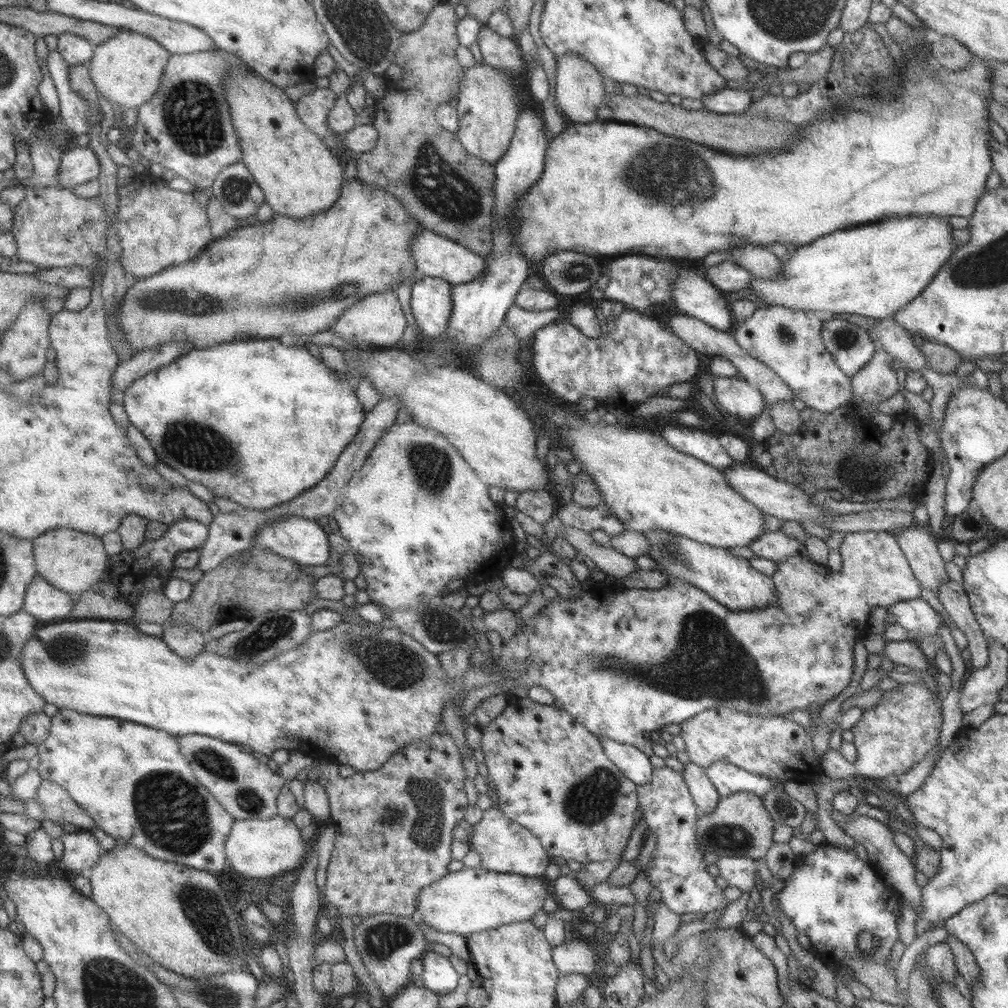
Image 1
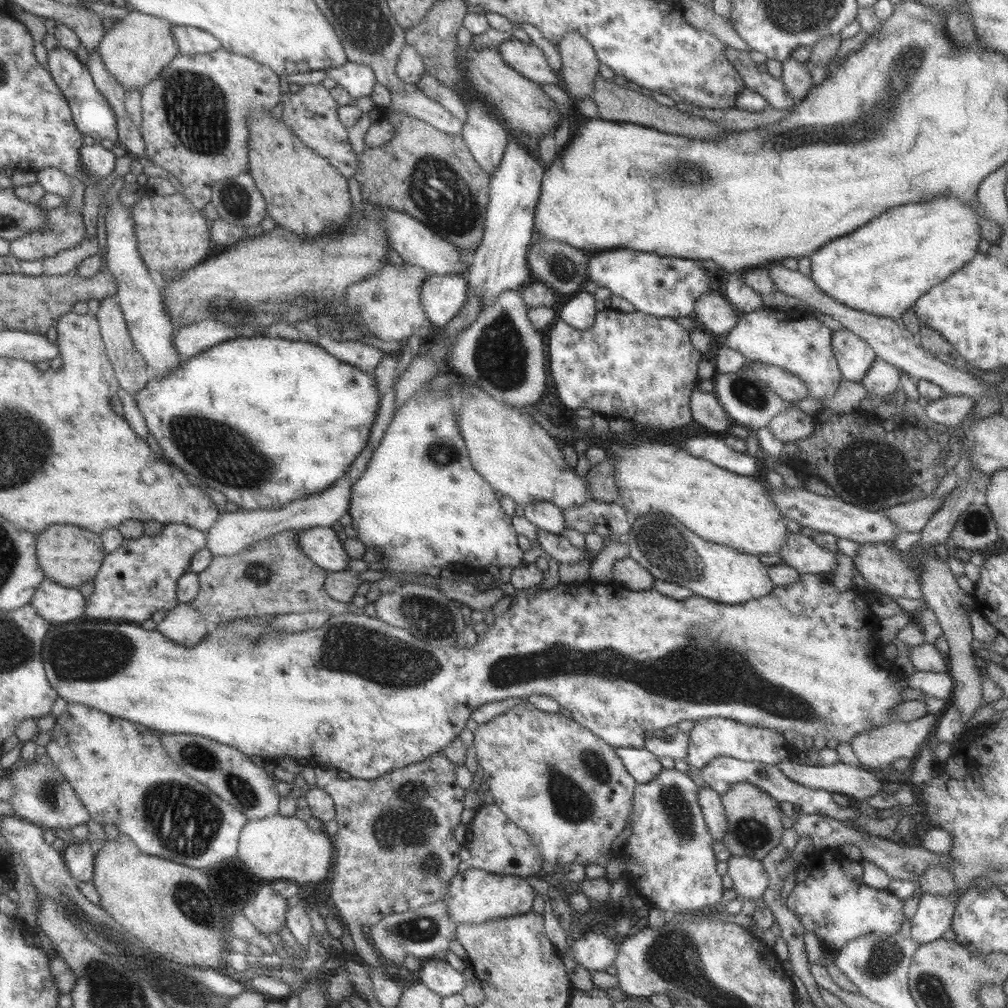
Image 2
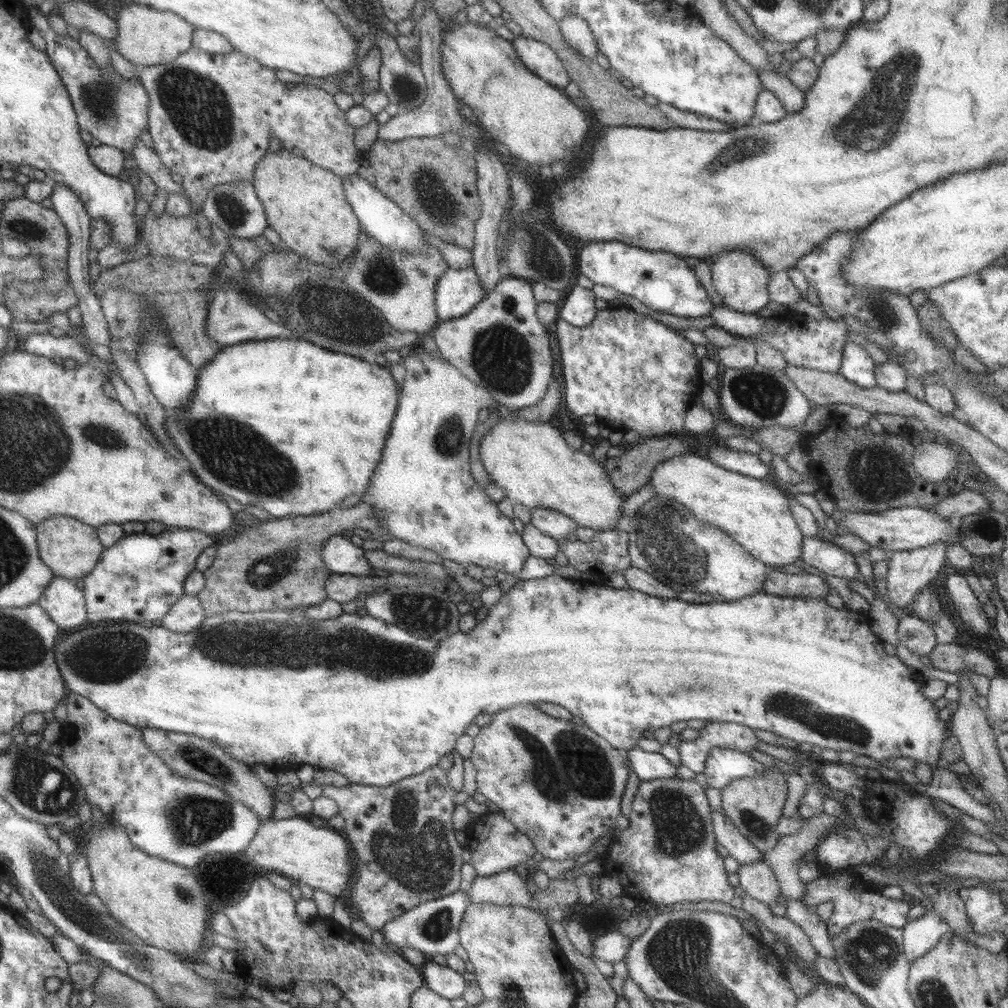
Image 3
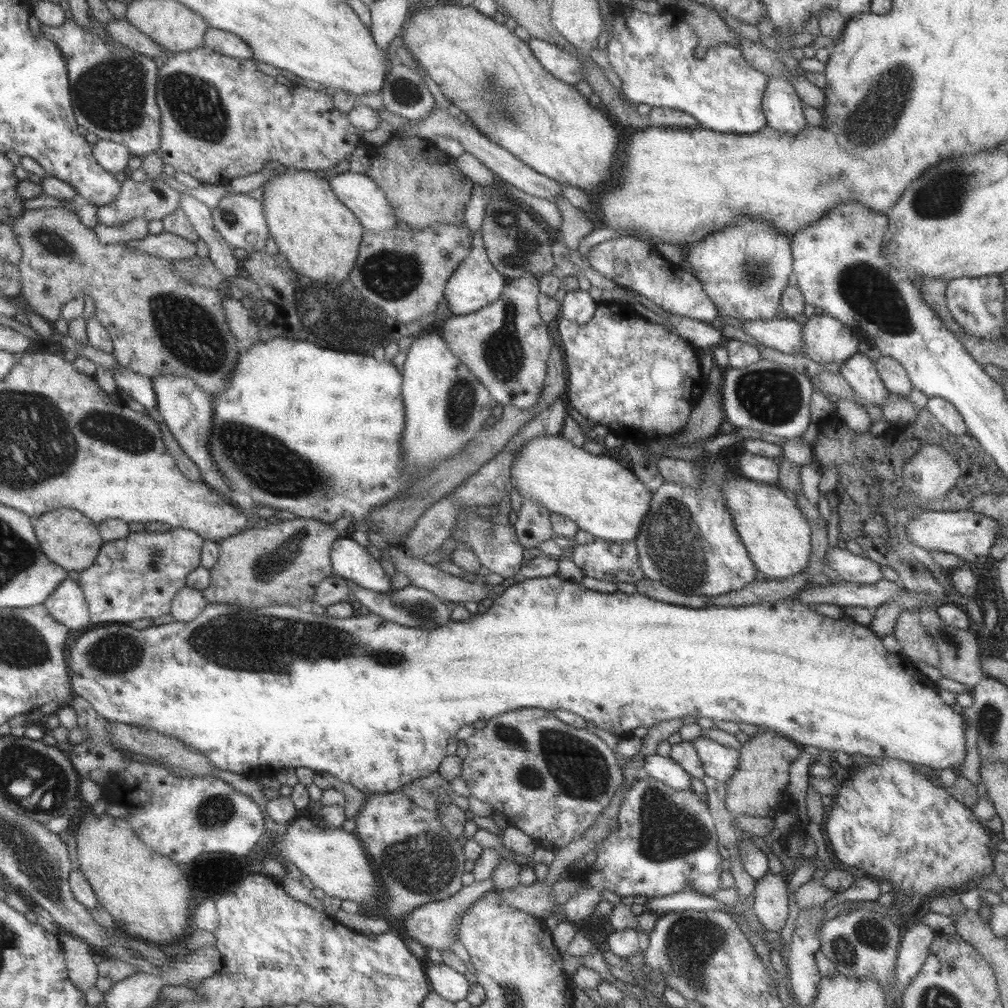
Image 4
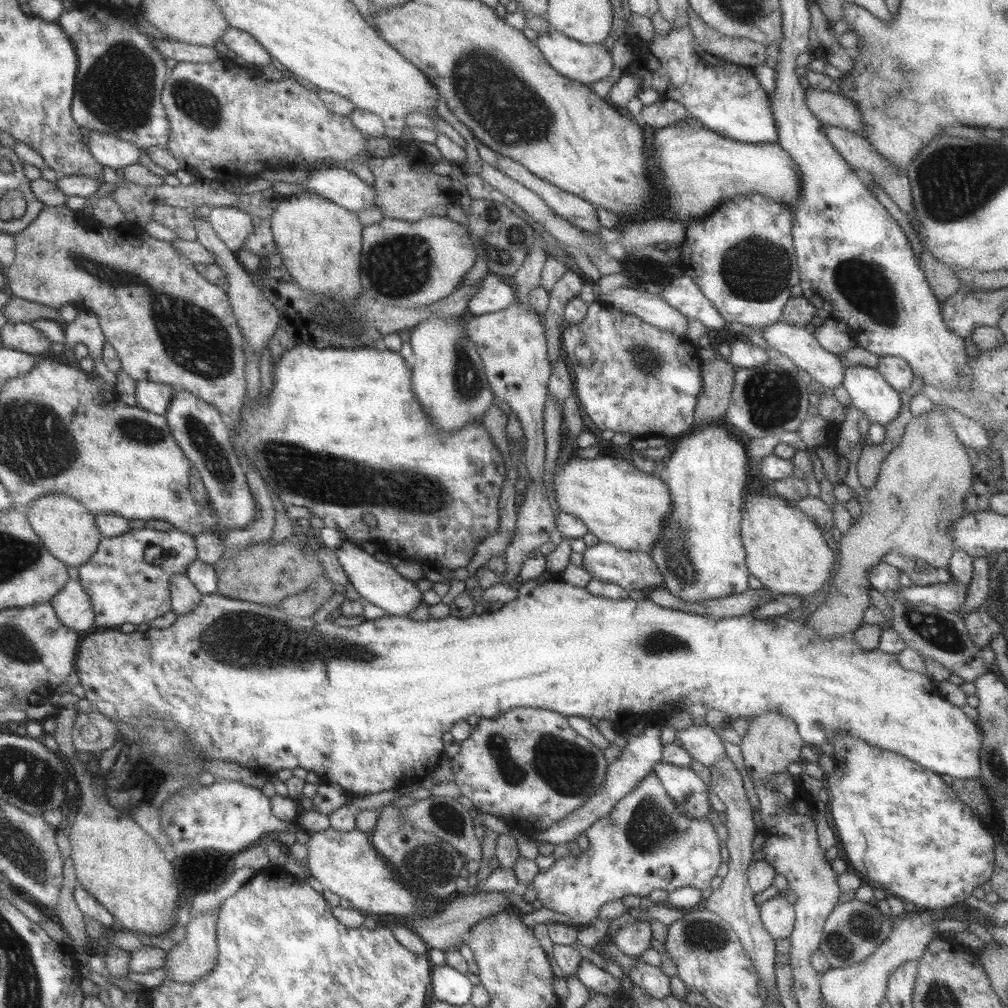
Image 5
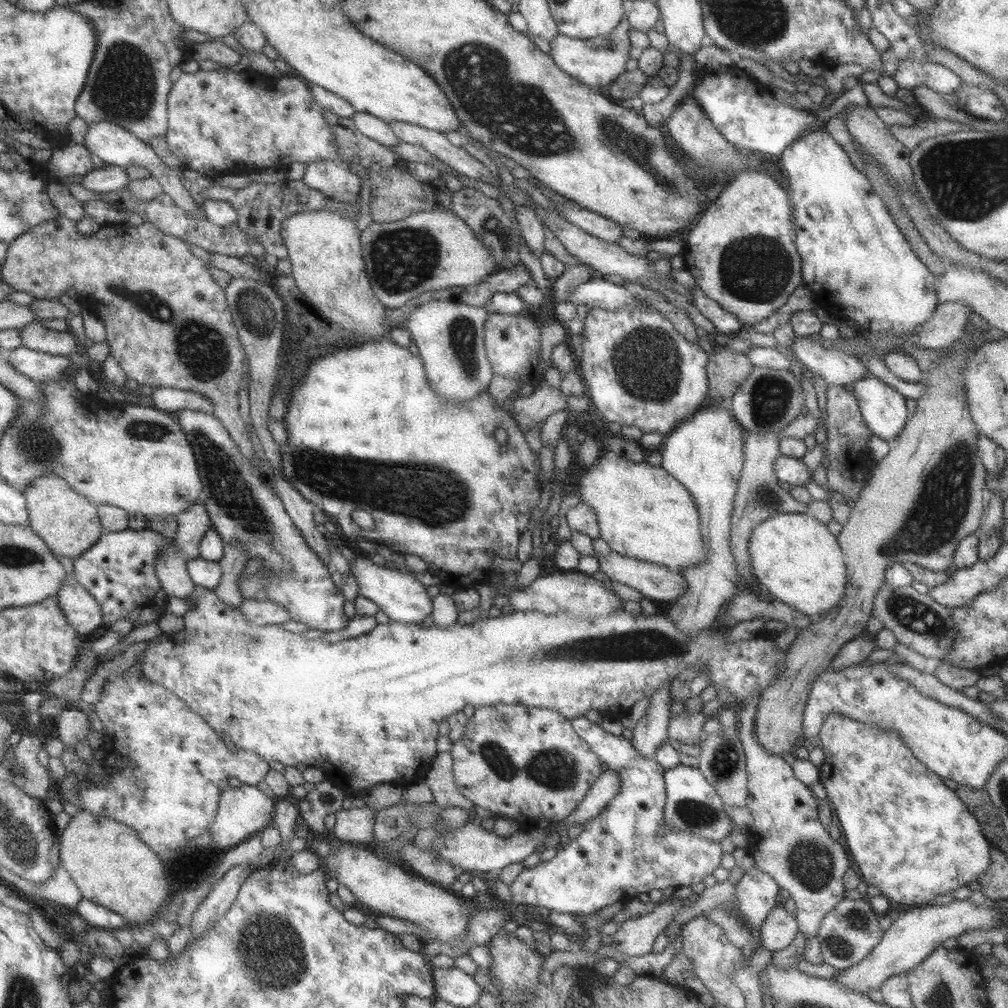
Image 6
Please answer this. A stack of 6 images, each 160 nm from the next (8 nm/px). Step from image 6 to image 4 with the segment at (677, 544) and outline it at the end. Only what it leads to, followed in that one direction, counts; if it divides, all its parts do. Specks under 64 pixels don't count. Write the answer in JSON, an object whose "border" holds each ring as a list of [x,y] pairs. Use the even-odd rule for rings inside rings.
{"border":[[[560,434],[535,435],[521,442],[509,474],[510,483],[523,499],[538,502],[547,511],[569,518],[594,538],[611,542],[635,539],[653,494],[631,469],[605,454],[591,454],[576,447]]]}

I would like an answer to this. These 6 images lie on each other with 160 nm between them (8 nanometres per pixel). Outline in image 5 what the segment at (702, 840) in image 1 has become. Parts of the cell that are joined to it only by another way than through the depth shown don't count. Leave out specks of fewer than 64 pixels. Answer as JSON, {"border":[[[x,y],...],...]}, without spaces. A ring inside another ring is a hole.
{"border":[[[766,712],[748,720],[746,734],[740,738],[739,748],[747,776],[755,782],[765,782],[770,776],[786,770],[792,762],[803,762],[799,755],[804,742],[797,732],[795,724],[788,716],[779,716],[778,712]]]}

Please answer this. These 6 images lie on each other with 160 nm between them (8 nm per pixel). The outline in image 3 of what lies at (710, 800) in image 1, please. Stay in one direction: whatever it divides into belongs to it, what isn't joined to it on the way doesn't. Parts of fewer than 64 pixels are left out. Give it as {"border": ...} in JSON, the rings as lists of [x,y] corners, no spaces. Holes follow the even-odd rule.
{"border":[[[711,811],[710,817],[717,844],[721,844],[727,850],[728,855],[734,858],[739,865],[763,860],[763,854],[739,834],[726,815]]]}

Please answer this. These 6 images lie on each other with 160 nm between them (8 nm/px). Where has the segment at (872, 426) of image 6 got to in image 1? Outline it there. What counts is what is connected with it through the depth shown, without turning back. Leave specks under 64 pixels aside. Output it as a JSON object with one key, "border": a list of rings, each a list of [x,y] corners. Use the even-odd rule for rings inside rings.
{"border":[[[823,316],[823,321],[820,324],[820,337],[827,352],[832,354],[837,366],[849,378],[869,362],[875,351],[875,344],[870,339],[870,334],[847,320]]]}

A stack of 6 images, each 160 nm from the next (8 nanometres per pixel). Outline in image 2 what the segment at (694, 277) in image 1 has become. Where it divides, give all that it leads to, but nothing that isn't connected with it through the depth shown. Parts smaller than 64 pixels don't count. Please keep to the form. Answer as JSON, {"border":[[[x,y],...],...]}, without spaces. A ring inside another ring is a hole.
{"border":[[[709,289],[697,297],[691,315],[698,324],[713,333],[723,336],[736,325],[739,313],[720,294]]]}

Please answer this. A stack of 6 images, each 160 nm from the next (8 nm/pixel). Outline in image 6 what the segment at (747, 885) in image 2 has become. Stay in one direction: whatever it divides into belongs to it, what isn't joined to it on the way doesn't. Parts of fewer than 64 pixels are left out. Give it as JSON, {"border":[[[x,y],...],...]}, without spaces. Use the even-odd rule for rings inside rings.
{"border":[[[779,904],[769,910],[761,923],[759,933],[763,948],[773,952],[789,946],[797,931],[796,920]]]}

